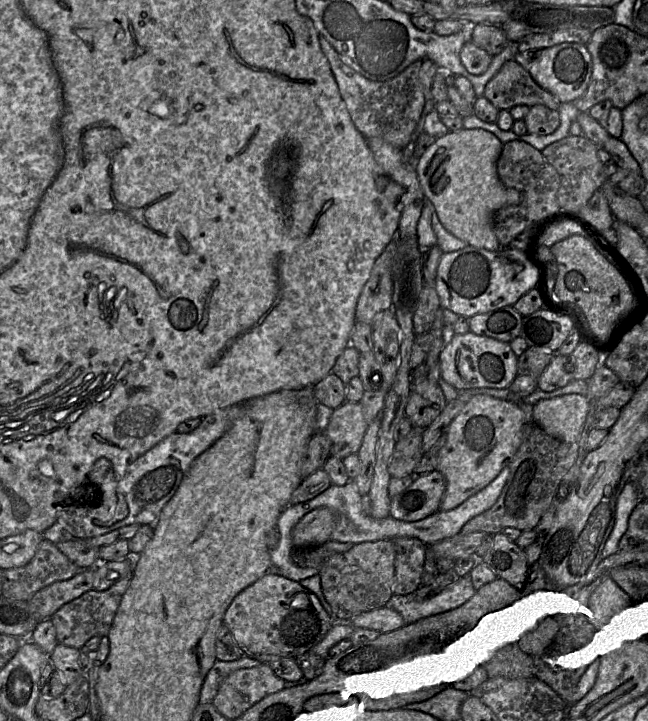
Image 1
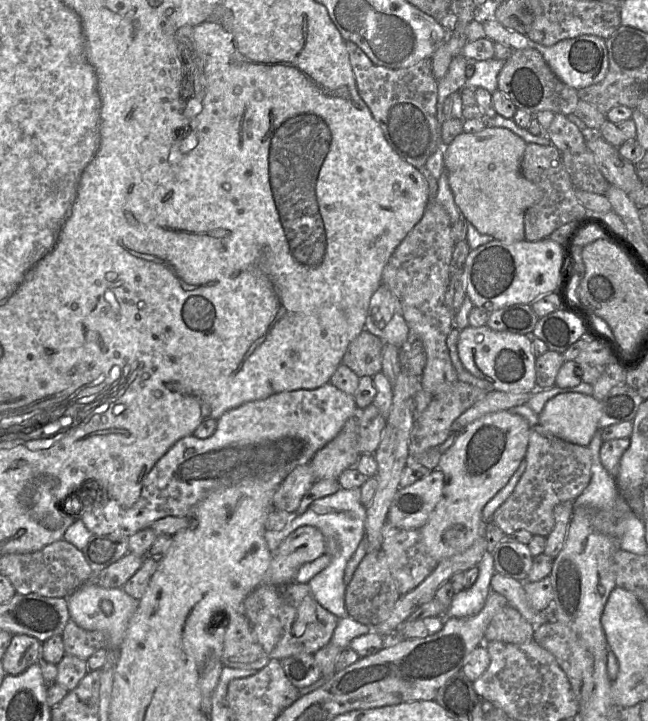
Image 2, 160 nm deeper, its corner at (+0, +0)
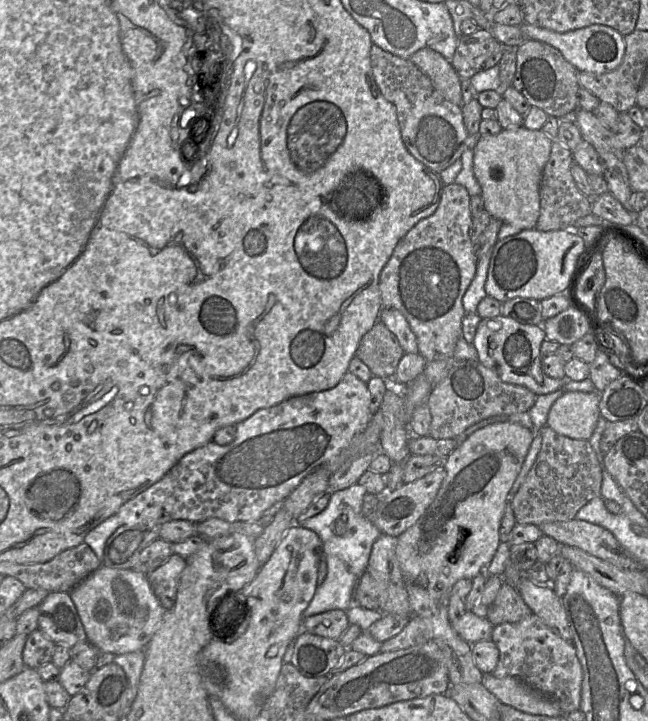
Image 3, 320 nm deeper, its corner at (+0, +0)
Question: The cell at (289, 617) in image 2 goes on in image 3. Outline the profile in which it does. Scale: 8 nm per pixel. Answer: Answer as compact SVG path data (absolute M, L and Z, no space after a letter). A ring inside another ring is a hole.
M329 610L303 619L302 631L339 640L350 626L344 610Z

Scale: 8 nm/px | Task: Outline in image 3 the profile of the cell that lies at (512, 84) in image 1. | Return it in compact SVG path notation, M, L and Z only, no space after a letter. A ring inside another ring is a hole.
M527 40L516 48L516 72L512 87L519 91L531 106L538 107L549 117L561 118L571 111L577 111L579 83L577 69L551 45Z

